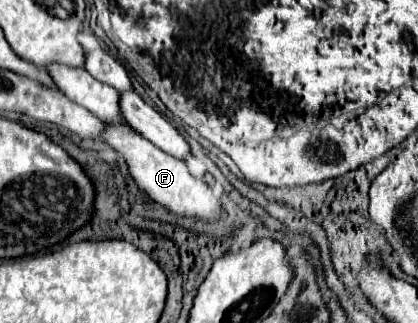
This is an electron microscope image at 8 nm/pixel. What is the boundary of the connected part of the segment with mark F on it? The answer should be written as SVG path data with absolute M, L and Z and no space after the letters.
M104 124L104 130L100 132L100 140L104 140L108 146L112 146L116 152L120 152L126 158L132 178L156 202L168 206L172 212L182 214L182 216L192 216L192 218L200 218L200 220L218 218L220 200L214 194L214 190L204 180L192 178L182 160L172 158L170 154L158 150L152 142L148 142L144 136L140 136L128 124Z

